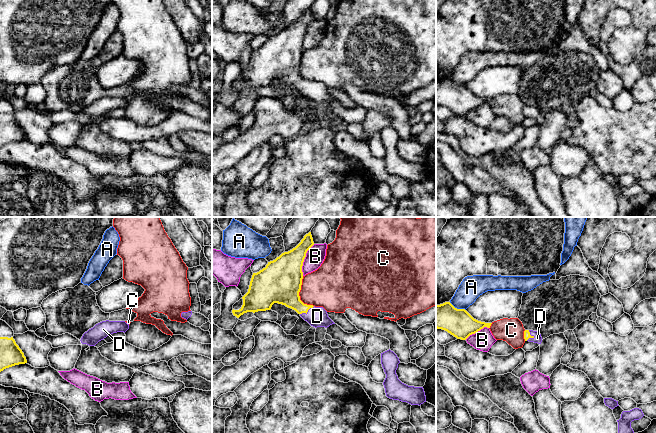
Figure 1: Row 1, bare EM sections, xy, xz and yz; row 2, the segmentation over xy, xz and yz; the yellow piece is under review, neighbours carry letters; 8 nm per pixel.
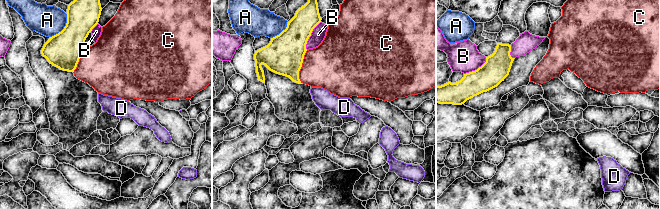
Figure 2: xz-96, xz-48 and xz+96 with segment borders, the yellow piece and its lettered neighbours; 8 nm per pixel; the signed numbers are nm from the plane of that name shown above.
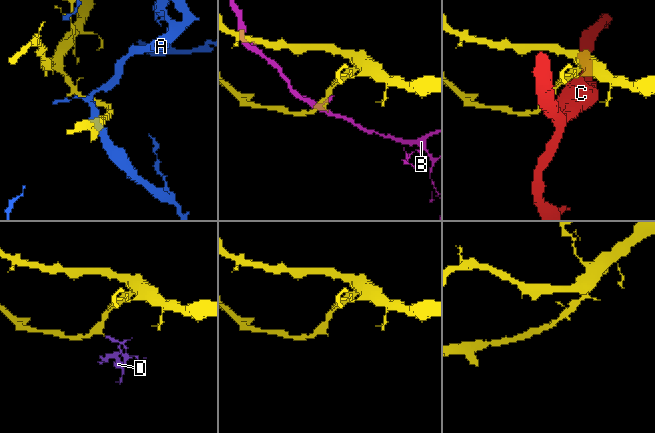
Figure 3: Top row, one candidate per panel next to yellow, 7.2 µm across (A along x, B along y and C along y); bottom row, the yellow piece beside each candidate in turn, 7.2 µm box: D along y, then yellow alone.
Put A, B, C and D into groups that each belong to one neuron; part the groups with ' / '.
A / B / C / D

